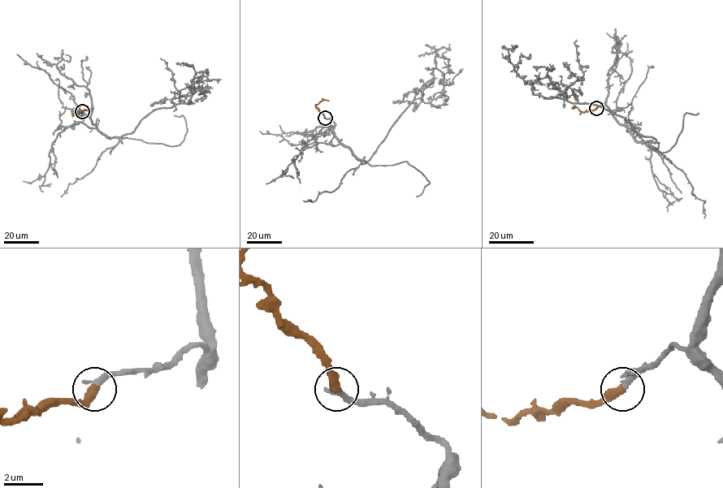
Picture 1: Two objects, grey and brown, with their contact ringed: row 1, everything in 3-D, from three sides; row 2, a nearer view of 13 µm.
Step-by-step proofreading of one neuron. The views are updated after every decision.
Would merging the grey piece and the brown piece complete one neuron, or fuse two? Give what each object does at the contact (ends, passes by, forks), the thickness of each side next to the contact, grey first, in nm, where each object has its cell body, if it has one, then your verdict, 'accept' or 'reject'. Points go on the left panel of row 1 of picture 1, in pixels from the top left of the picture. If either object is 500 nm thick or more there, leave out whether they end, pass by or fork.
grey ends; brown ends; calibres 320 and 480 nm; soma grey none; soma brown none; accept

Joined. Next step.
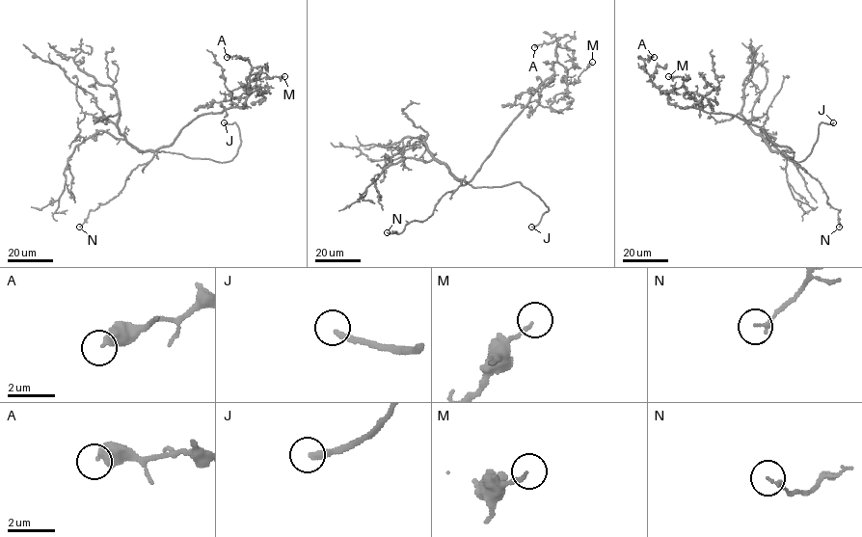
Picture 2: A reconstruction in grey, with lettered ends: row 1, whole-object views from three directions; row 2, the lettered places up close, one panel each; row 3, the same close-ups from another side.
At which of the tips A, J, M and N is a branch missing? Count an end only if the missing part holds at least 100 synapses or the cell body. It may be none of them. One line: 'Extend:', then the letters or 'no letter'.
Extend: J

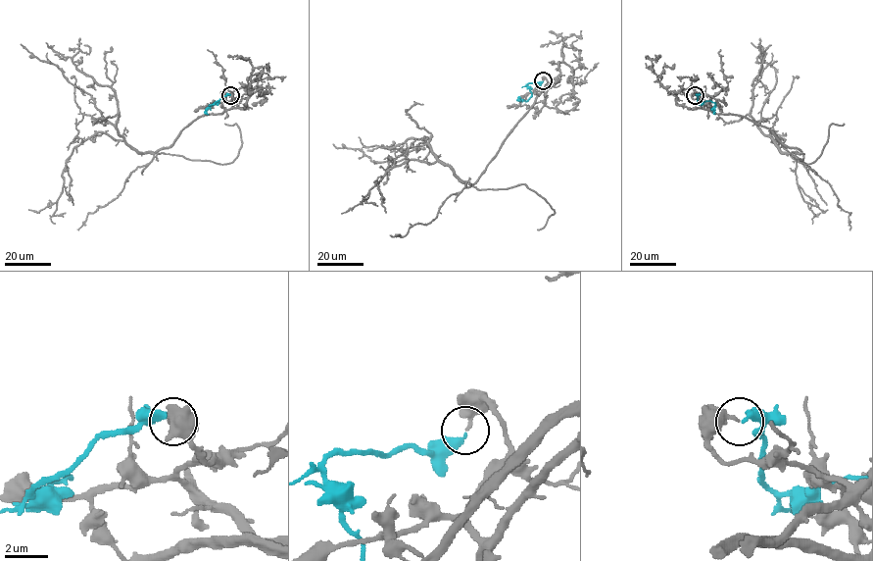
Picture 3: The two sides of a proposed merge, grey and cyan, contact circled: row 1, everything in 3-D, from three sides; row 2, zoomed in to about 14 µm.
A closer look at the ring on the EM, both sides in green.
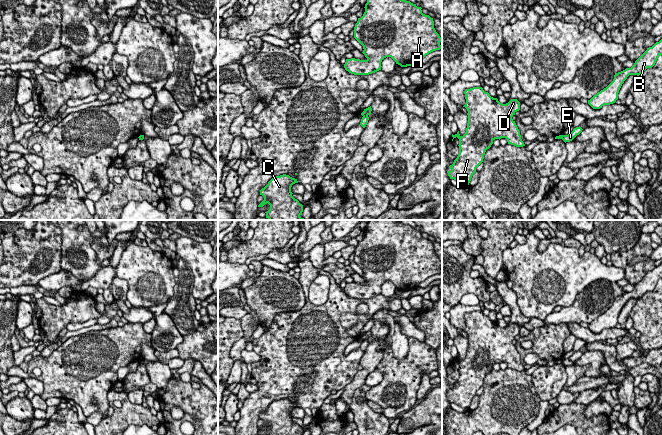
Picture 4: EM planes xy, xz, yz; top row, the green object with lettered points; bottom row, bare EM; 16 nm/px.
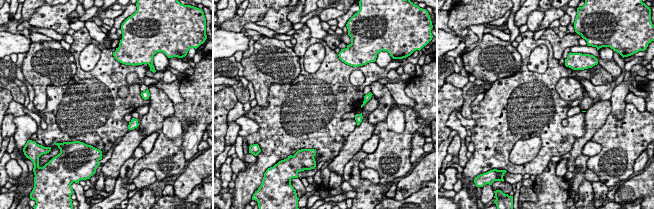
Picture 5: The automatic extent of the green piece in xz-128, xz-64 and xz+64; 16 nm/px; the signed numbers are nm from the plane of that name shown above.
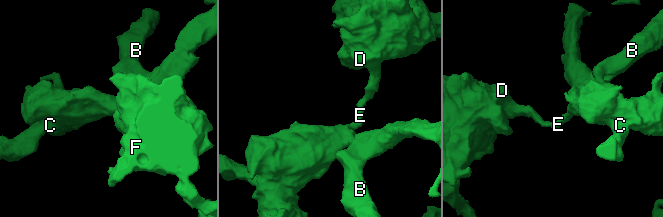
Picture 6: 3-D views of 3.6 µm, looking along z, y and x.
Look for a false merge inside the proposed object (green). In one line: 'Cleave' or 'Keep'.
Cleave

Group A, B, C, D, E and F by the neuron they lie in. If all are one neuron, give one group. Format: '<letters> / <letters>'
A D F / B C E

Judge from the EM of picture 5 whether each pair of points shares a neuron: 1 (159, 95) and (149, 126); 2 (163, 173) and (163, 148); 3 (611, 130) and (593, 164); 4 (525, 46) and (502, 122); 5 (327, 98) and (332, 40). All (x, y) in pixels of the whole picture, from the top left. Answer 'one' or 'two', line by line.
1: one
2: one
3: one
4: one
5: two

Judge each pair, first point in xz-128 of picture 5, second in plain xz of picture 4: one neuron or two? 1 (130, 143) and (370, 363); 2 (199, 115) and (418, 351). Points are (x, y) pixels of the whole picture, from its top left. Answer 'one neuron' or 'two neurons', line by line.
1: one neuron
2: two neurons

